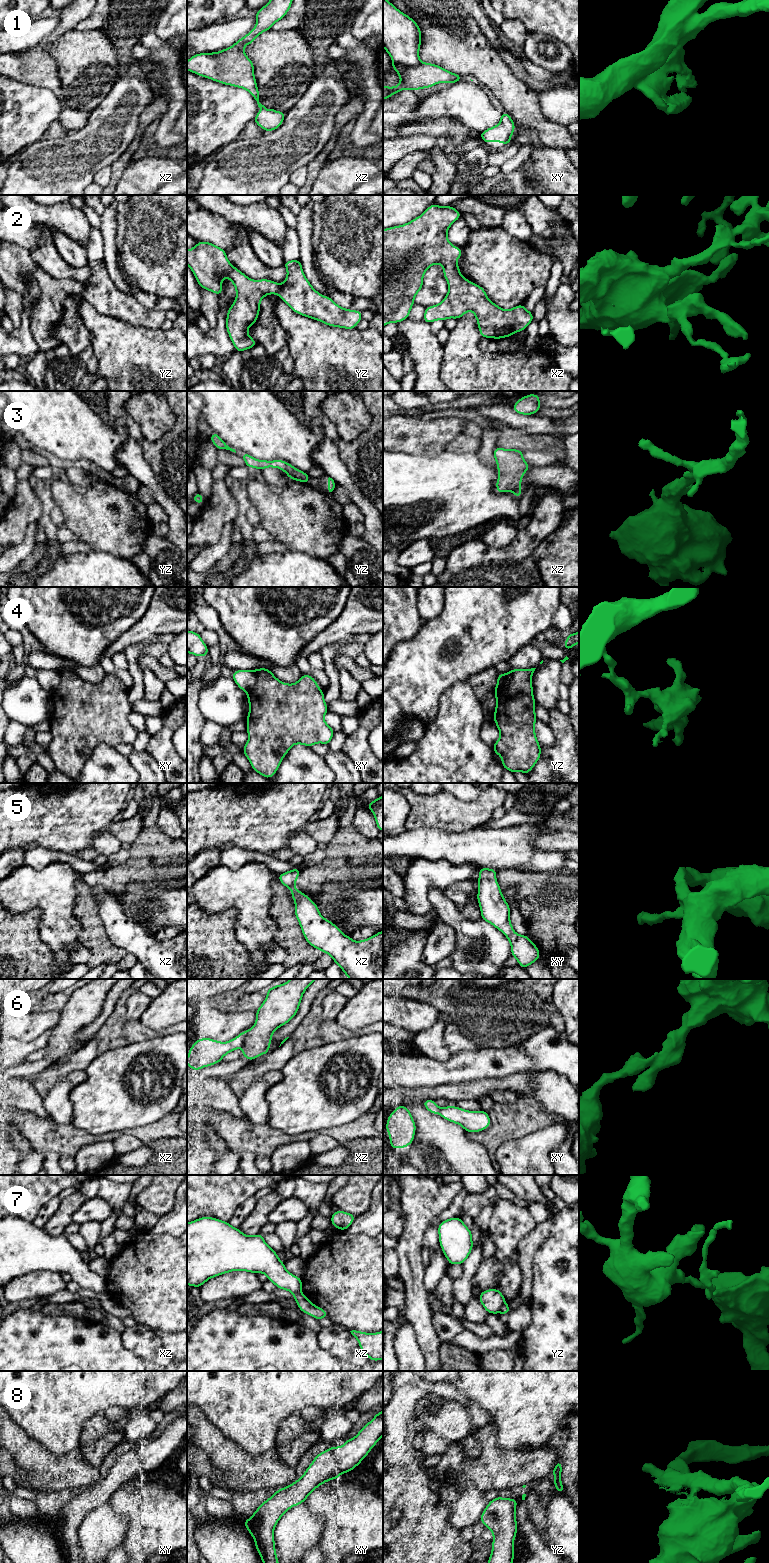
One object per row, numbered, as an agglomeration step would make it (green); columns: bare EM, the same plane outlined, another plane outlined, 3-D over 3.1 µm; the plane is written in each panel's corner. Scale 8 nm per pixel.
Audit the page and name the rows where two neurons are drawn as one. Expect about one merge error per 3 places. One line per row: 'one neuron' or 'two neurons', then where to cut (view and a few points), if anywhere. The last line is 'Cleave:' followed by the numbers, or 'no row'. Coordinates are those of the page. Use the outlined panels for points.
1: one neuron | no cut
2: one neuron | no cut
3: one neuron | no cut
4: two neurons | yz (511, 673), (511, 680), (509, 682), (496, 686)
5: one neuron | no cut
6: two neurons | xz (249, 1030), (242, 1045)
7: two neurons | yz (504, 1304), (500, 1310)
8: two neurons | xy (254, 1514), (251, 1534)
Cleave: 4, 6, 7, 8

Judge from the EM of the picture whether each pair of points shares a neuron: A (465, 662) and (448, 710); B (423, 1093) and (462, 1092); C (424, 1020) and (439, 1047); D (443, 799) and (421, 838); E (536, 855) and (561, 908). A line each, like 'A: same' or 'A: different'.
A: different
B: same
C: different
D: different
E: different

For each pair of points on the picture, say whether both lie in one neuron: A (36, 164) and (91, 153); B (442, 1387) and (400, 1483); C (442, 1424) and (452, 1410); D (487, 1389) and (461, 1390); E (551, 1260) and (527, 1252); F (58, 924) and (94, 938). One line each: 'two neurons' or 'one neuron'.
A: one neuron
B: one neuron
C: one neuron
D: one neuron
E: two neurons
F: two neurons

